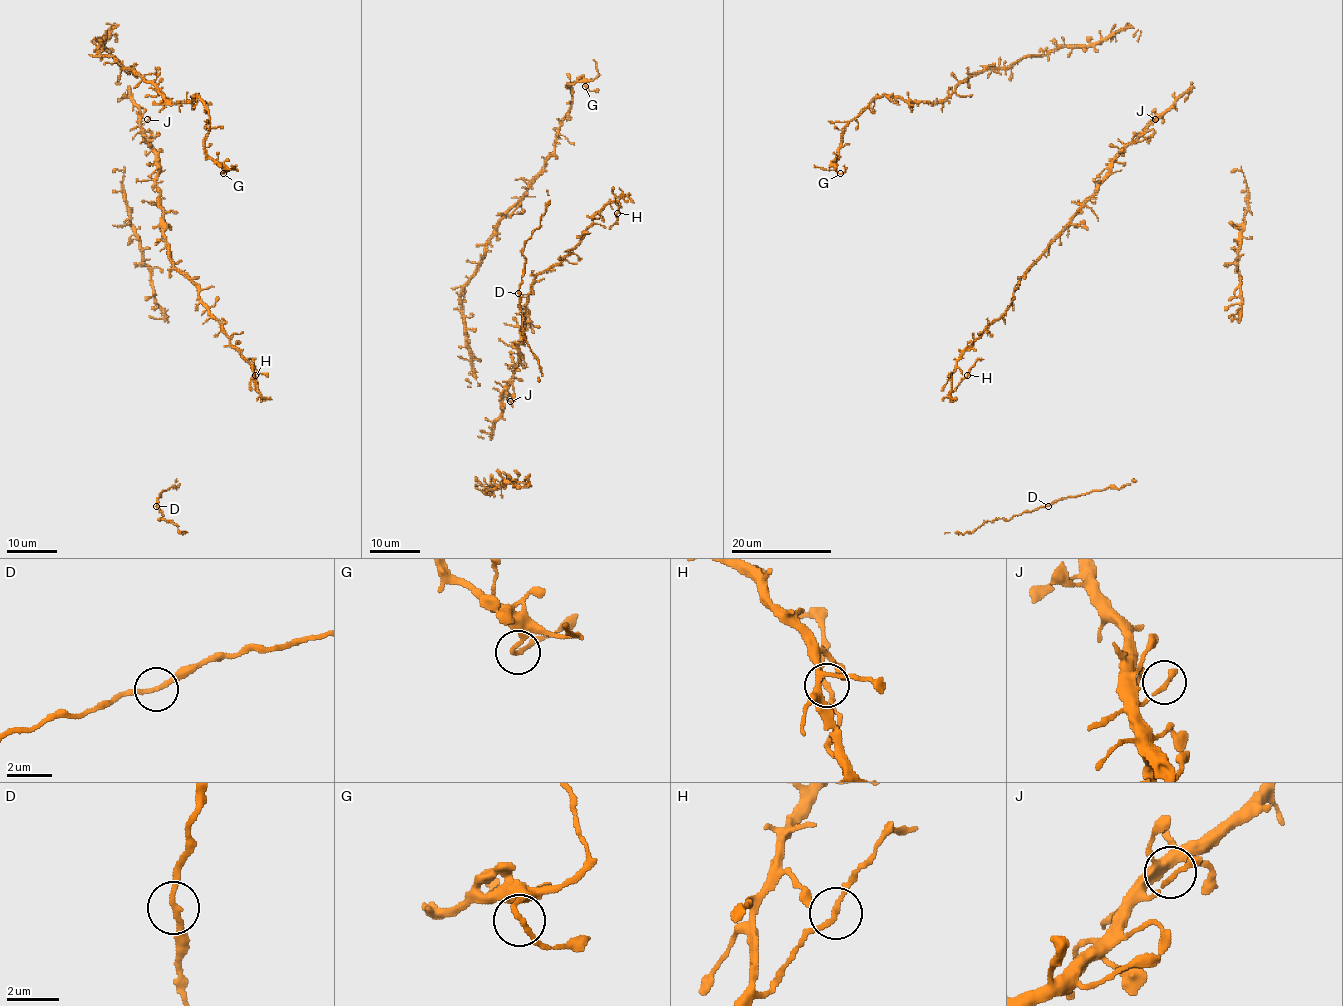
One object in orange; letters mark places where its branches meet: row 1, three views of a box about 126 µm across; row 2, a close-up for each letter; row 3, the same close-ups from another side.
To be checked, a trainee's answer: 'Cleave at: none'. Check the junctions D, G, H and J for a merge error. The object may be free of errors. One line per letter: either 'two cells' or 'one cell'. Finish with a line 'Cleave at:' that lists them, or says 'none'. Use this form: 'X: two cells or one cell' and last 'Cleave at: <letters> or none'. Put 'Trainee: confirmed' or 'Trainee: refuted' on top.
Trainee: refuted
D: one cell
G: one cell
H: two cells
J: one cell
Cleave at: H

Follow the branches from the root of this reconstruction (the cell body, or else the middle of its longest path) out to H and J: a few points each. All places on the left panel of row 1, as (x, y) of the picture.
H: (157, 187), (167, 257), (198, 289), (200, 303), (250, 365), (257, 391), (255, 375)
J: (157, 187), (157, 155), (141, 126), (147, 119)

